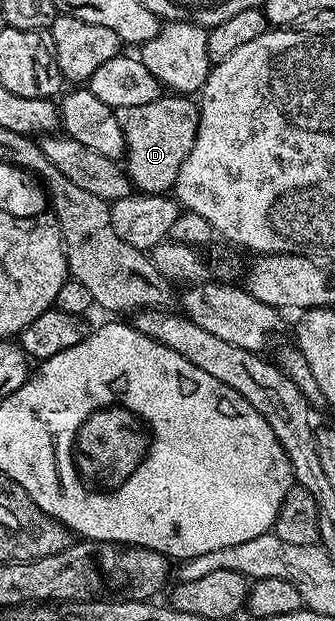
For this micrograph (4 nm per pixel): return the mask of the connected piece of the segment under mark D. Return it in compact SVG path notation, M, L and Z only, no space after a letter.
M163 93L156 101L148 101L148 105L117 108L120 128L126 138L124 170L139 192L147 195L173 192L180 165L184 165L188 153L192 153L196 141L199 110L193 98L177 93Z

